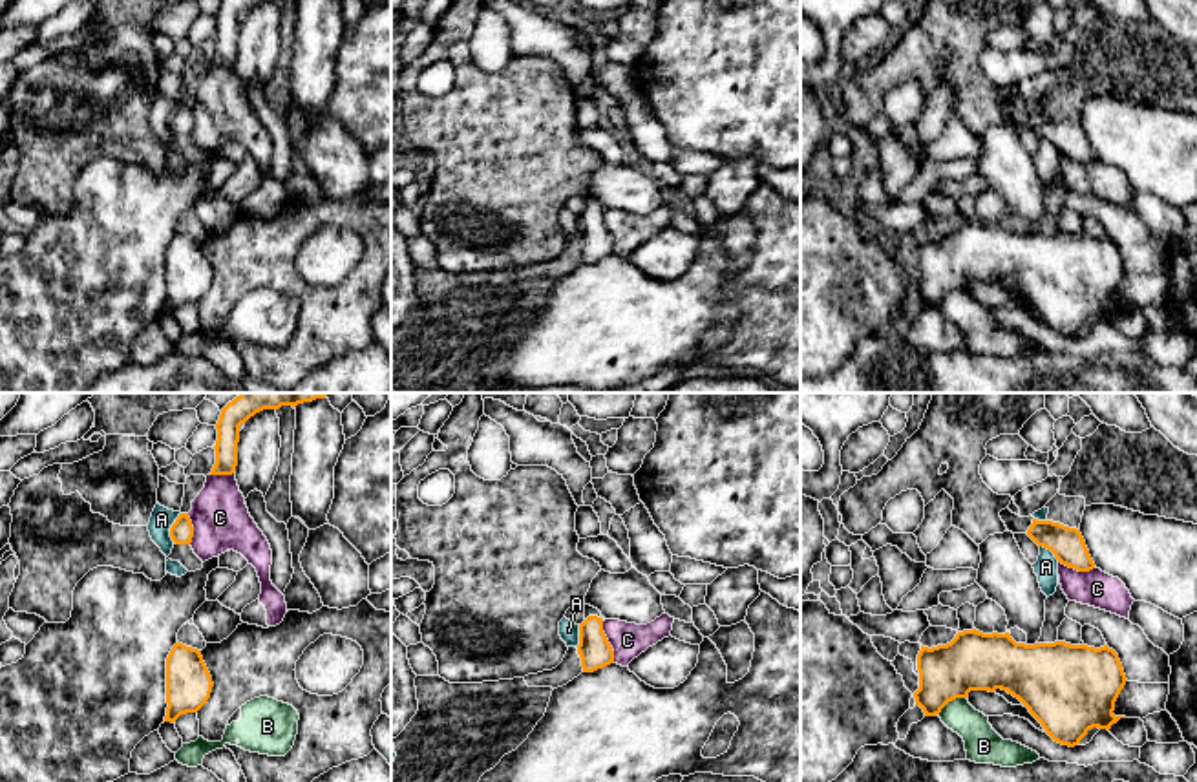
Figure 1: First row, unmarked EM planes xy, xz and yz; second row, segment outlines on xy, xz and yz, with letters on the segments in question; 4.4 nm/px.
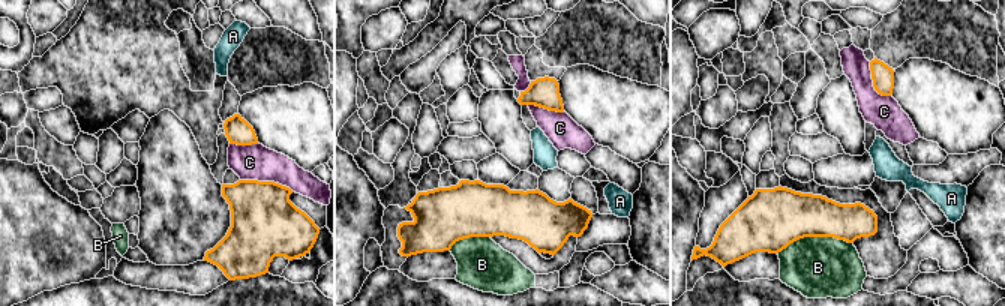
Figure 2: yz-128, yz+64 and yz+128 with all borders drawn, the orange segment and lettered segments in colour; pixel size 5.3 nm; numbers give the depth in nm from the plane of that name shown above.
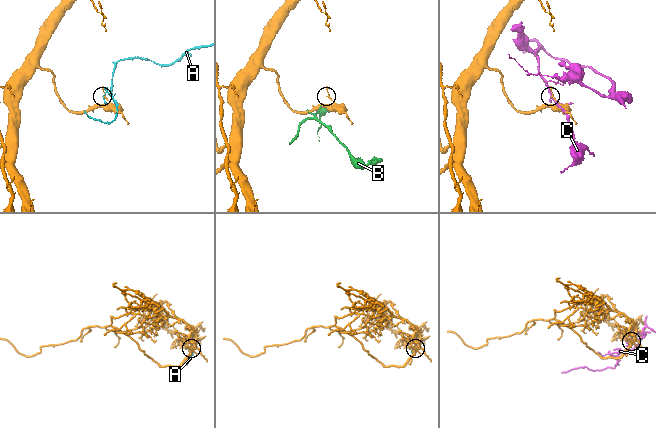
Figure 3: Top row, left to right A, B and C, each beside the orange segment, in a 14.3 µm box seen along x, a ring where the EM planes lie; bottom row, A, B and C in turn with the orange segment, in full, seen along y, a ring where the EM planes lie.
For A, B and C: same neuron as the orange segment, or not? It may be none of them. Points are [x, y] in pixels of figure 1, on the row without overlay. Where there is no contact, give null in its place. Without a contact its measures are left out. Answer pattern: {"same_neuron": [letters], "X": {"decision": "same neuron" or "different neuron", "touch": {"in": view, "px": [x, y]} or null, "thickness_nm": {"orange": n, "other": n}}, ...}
{"same_neuron": [], "A": {"decision": "different neuron", "touch": {"in": "xy", "px": [172, 117]}, "thickness_nm": {"orange": 110, "other": 100}}, "B": {"decision": "different neuron", "touch": {"in": "yz", "px": [951, 291]}, "thickness_nm": {"orange": 260, "other": 160}}, "C": {"decision": "different neuron", "touch": {"in": "xz", "px": [607, 232]}, "thickness_nm": {"orange": 140, "other": 160}}}

